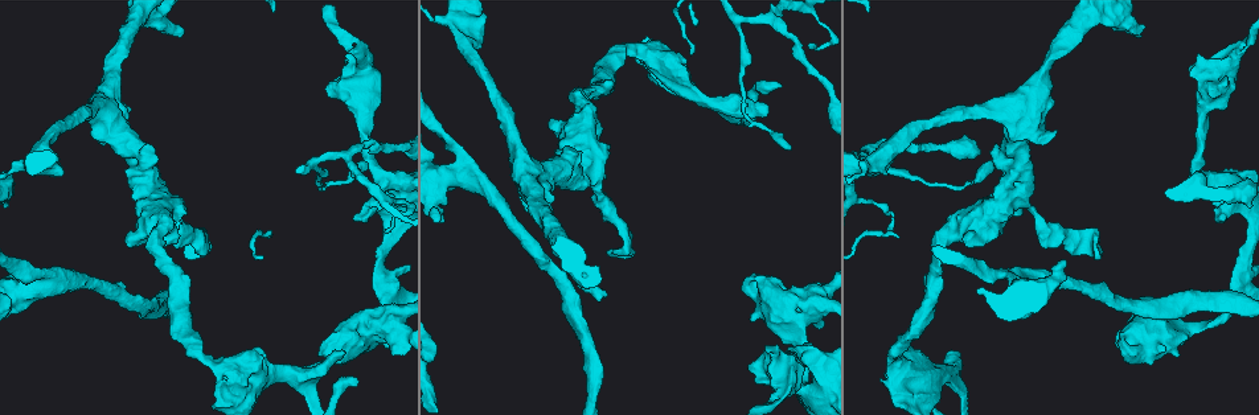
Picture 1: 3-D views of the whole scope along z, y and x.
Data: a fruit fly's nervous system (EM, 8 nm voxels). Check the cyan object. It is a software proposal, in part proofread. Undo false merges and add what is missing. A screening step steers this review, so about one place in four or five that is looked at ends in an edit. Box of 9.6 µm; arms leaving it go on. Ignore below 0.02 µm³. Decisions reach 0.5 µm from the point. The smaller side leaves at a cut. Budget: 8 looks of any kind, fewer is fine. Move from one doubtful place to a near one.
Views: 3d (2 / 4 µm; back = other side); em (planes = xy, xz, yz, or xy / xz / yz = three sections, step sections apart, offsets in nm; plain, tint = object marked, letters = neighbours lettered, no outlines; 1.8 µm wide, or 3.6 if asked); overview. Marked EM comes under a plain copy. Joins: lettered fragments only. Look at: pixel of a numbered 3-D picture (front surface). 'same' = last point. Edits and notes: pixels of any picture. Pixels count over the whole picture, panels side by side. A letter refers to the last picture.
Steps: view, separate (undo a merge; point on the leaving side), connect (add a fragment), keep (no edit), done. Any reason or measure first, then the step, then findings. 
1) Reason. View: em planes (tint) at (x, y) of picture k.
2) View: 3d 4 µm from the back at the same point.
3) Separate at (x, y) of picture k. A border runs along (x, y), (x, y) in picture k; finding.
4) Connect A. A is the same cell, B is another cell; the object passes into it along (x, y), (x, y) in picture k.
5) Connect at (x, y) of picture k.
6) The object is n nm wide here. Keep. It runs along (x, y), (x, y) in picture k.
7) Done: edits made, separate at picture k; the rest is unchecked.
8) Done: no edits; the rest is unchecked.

Abrupt turn. View: em 3.6 µm xy step 4 (tint) at (362, 80) of picture 1.

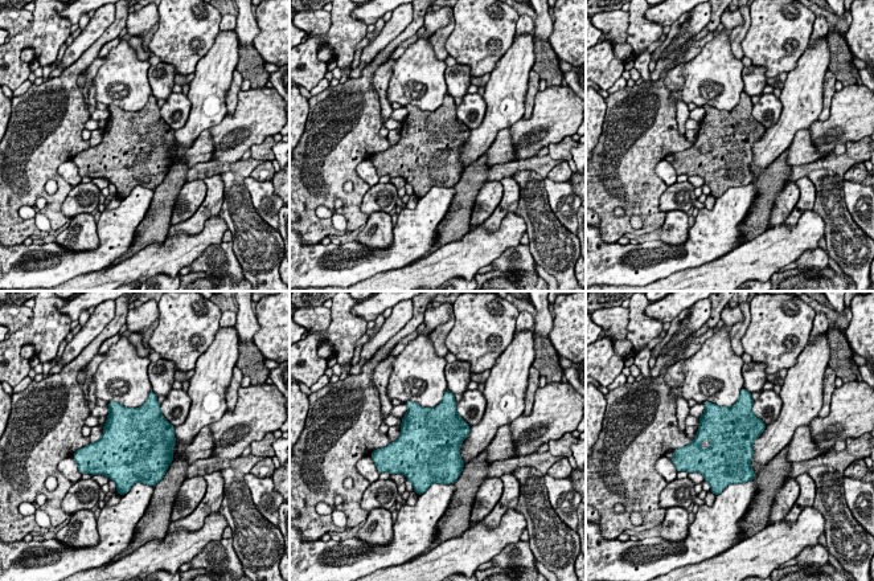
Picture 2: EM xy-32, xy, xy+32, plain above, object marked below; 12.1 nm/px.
View: em 3.6 µm planes (letters) at the same point.

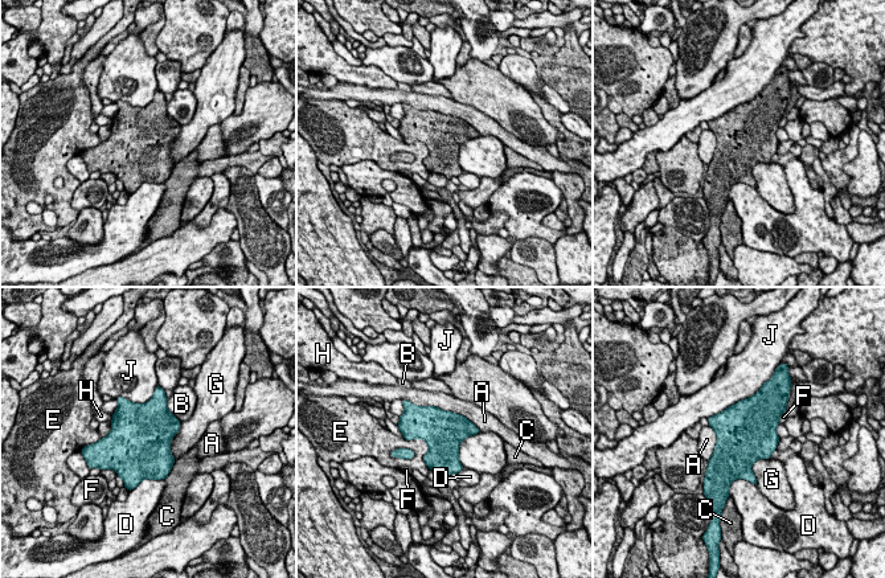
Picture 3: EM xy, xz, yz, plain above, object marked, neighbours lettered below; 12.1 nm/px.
Keep. A, B, C, D, E, F, G, H and J are other cells; a border runs along (479, 431), (461, 442), (462, 467) in picture 3; one neuron here.

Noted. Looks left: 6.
Calibre changes. View: 3d 4 µm from the back at (805, 316) of picture 1.

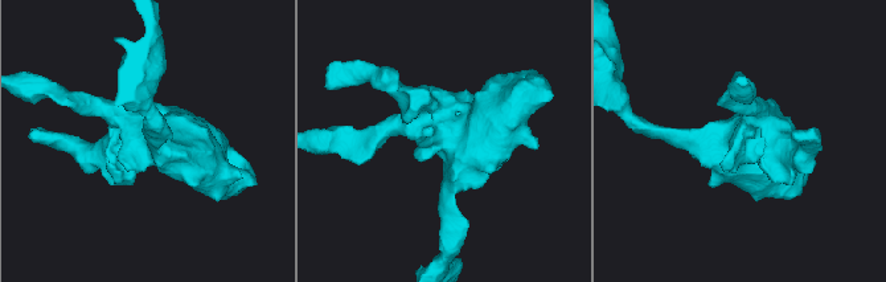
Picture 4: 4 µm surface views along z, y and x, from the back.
Shape alone is not enough. View: em xy step 8 (tint) at (447, 137) of picture 4.

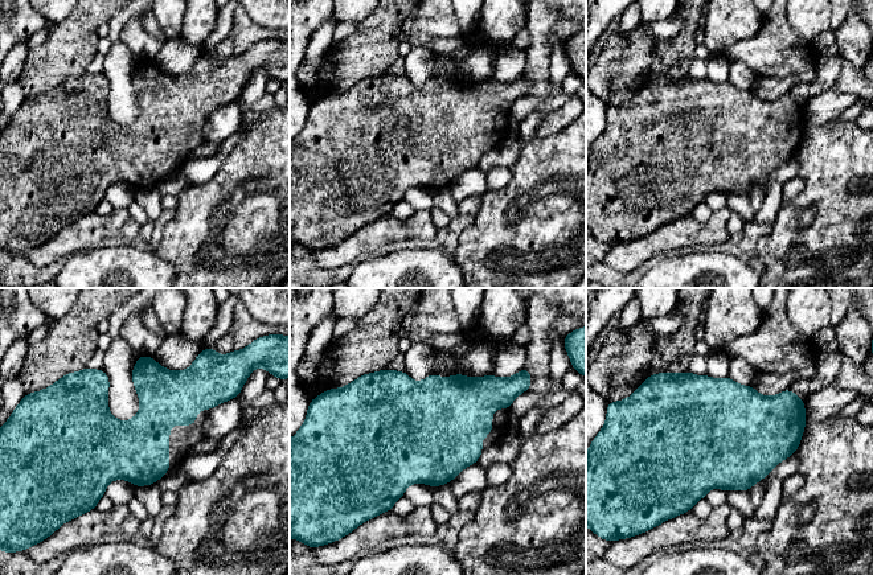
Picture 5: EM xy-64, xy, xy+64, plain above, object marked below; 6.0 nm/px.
Another direction. View: em planes (letters) at the same point.

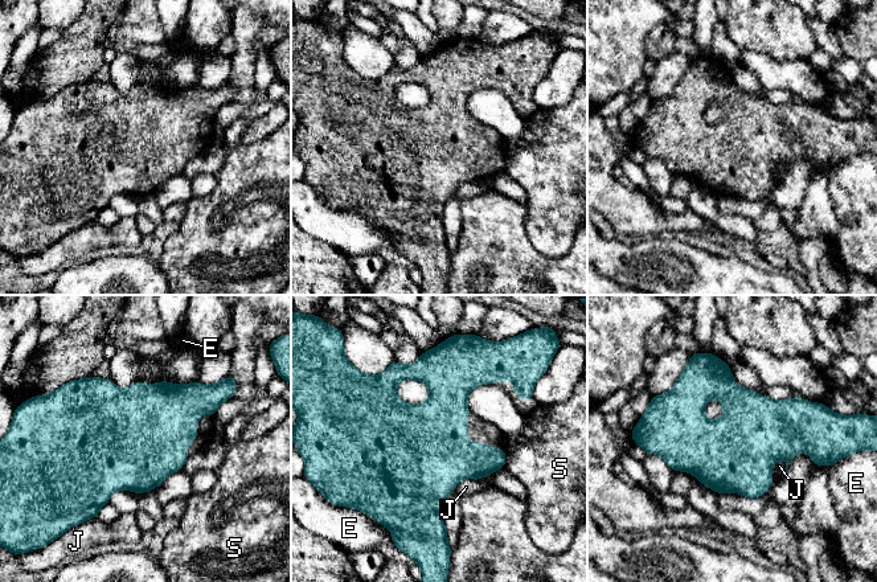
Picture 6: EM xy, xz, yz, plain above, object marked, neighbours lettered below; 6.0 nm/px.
The longest contact is with J, 190 nm. Keep. E, J and S are other cells; a border runs along (783, 458), (774, 463), (770, 484) in picture 6; one neuron here.

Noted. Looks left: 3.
Three-way junction. View: em 3.6 µm xy step 16 (tint) at (891, 364) of picture 1.

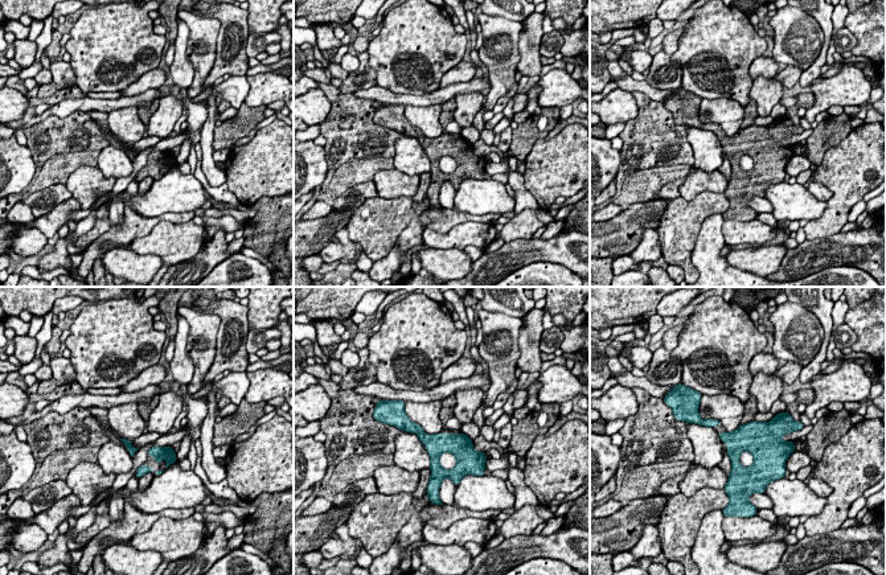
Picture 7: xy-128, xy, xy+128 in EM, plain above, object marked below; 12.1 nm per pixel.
View: em 3.6 µm planes (tint) at the same point.

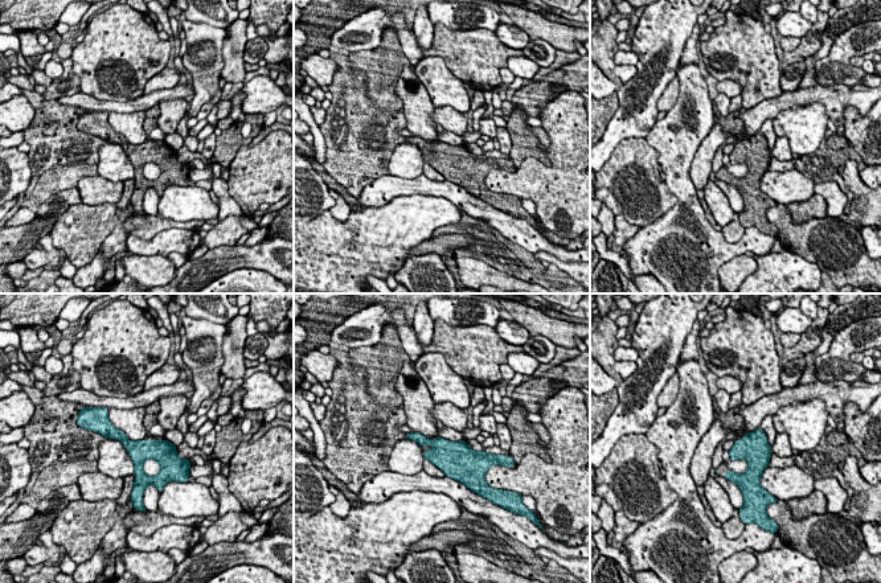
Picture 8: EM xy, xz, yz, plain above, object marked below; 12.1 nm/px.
See the neighbours. View: em 3.6 µm planes (letters) at the same point.

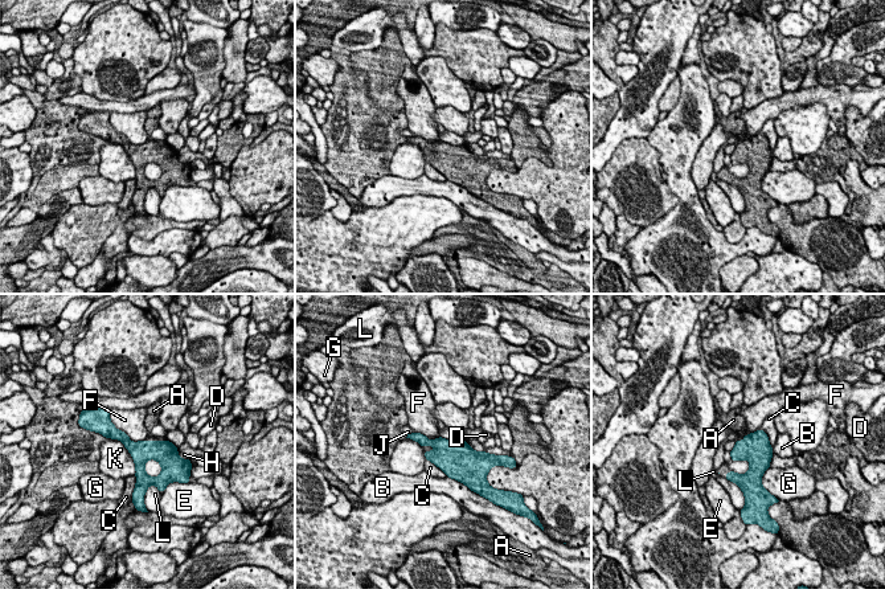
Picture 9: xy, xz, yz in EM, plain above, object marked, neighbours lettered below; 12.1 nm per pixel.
The object is 280 nm wide here. Keep. A, B, C, D, E, F, G, H, J, K and L are other cells; it runs along (111, 430), (139, 454), (146, 481) in picture 9; one neuron here.

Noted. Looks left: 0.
Done: no edits; the rest is unchecked.

